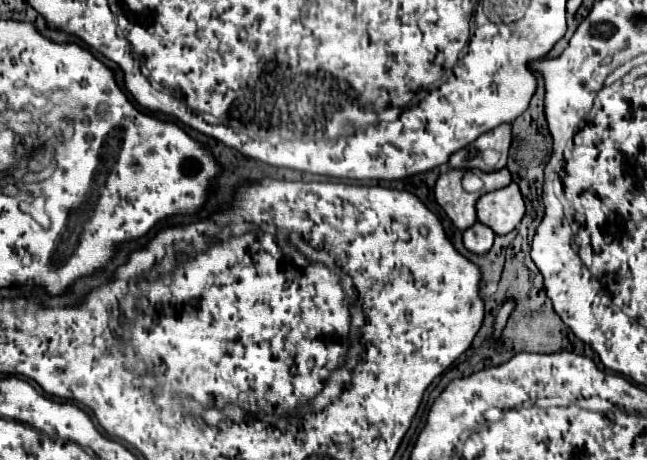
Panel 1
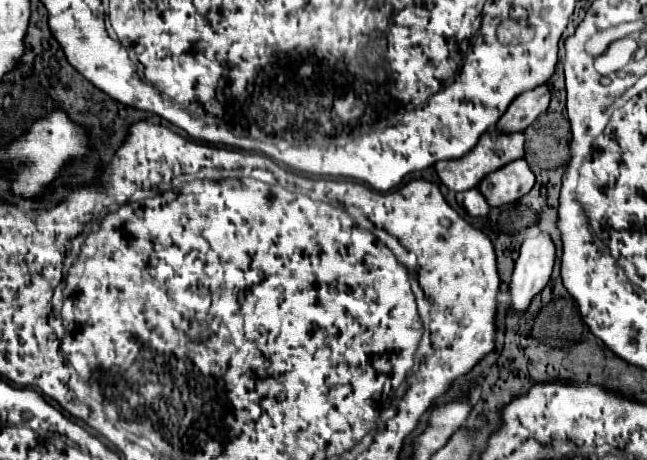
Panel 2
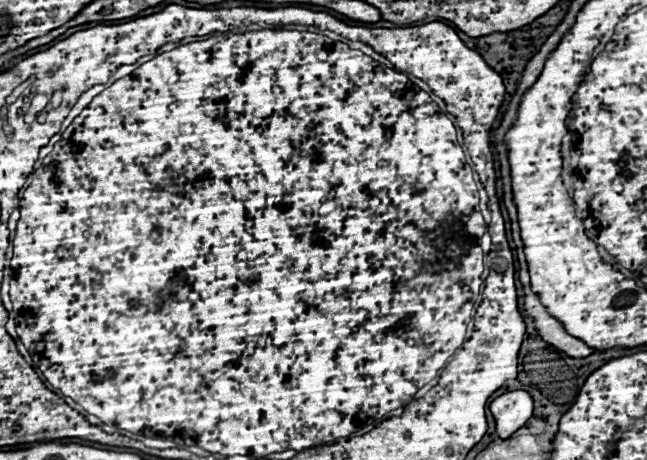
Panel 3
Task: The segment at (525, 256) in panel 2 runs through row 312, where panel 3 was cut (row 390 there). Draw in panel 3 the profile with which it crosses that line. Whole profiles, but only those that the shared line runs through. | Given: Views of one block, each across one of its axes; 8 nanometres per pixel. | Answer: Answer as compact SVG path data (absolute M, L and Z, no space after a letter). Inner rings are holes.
M514 390L498 396L490 404L500 438L510 438L532 416L532 396L524 390Z

